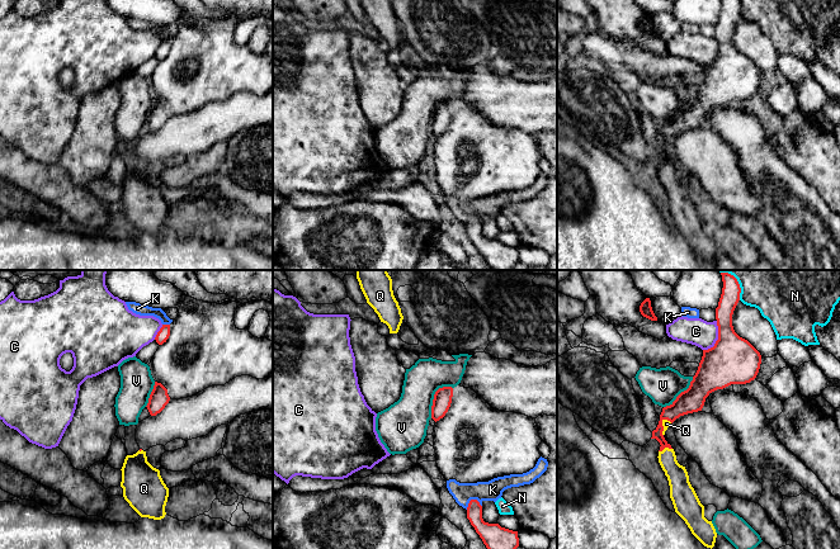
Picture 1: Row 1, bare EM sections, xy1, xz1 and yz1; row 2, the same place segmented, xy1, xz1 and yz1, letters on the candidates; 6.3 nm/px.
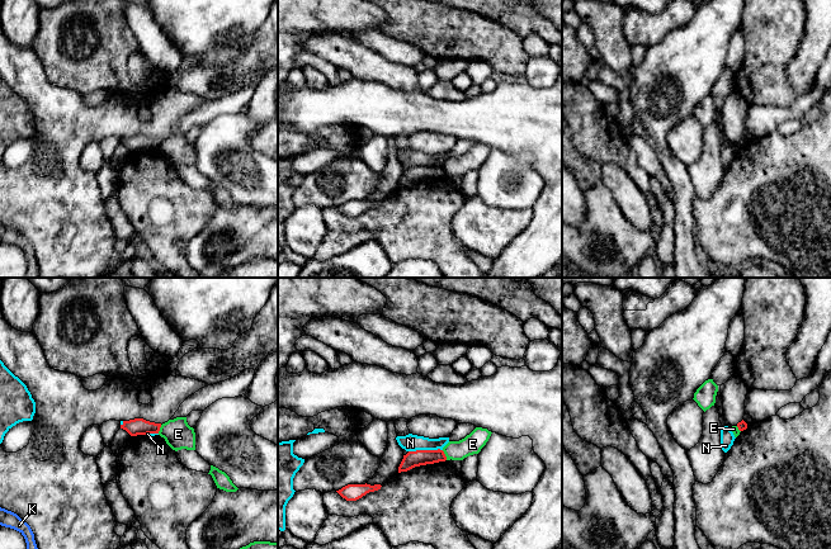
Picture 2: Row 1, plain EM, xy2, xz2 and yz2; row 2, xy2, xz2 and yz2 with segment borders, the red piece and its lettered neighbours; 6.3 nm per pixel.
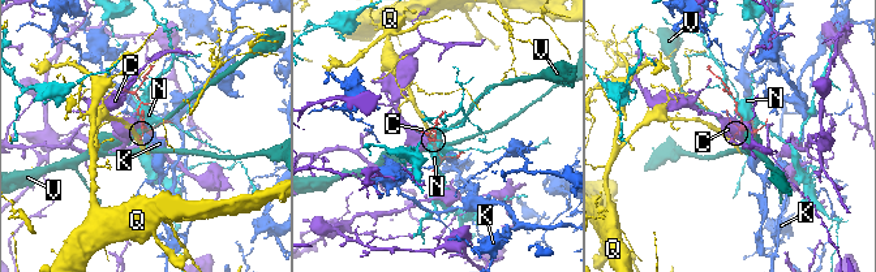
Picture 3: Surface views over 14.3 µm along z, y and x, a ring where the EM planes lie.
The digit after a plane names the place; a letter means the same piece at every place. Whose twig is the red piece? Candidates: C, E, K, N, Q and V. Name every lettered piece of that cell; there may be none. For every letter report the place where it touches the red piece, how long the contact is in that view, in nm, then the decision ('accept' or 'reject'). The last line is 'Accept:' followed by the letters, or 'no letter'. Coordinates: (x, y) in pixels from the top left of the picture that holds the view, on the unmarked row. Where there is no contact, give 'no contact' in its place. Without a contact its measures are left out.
C: meets red in yz1 at (718, 55); contact 220 nm long; reject
E: meets red in xz2 at (444, 171); contact 70 nm long; reject
K: meets red in xz1 at (471, 216); contact 110 nm long; reject
N: meets red in xz2 at (425, 166); contact 220 nm long; reject
Q: meets red in yz1 at (665, 162); contact 90 nm long; accept
V: meets red in xz1 at (434, 113); contact 240 nm long; reject
Accept: Q

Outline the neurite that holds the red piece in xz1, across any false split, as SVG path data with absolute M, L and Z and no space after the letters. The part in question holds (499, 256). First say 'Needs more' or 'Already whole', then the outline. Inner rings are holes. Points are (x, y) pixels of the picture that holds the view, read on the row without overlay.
Already whole. M477 216L469 217L467 235L491 270L511 270L519 262L518 247L483 237L482 222Z

